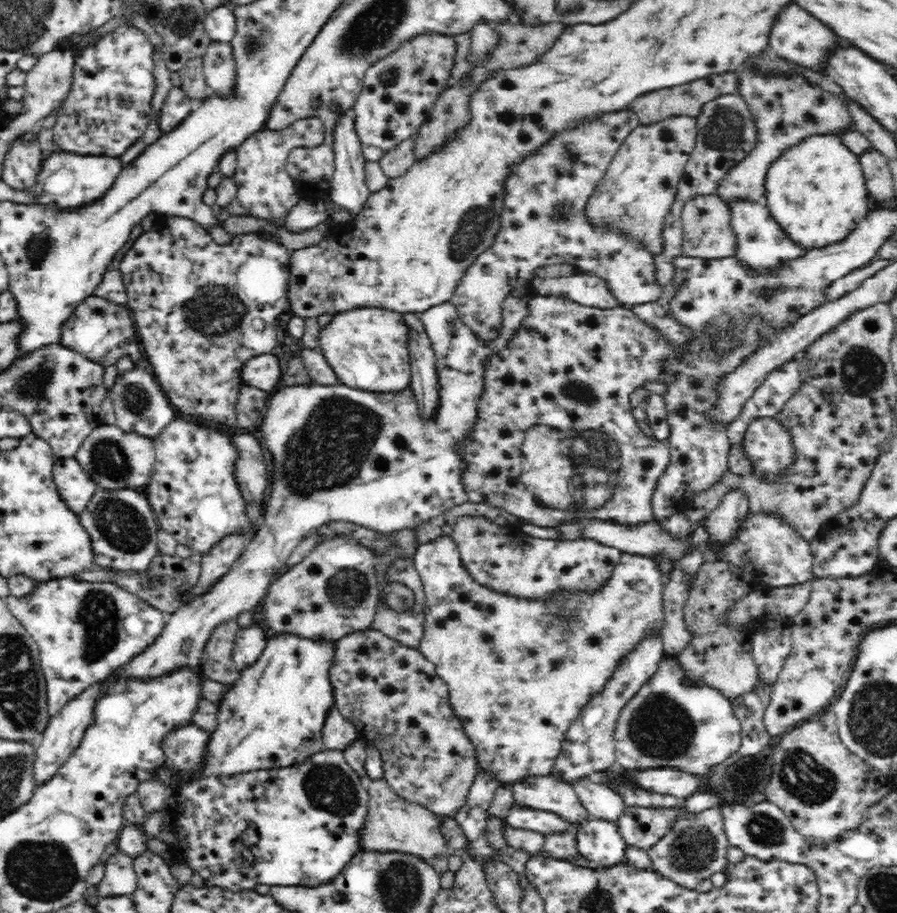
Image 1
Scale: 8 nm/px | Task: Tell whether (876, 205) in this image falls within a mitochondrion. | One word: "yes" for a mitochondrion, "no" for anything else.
no

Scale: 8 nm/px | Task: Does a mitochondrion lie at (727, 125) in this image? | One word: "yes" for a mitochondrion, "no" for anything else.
yes

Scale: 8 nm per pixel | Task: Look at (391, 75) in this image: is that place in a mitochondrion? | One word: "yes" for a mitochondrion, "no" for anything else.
yes

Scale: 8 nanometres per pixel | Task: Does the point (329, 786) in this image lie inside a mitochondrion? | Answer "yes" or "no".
yes

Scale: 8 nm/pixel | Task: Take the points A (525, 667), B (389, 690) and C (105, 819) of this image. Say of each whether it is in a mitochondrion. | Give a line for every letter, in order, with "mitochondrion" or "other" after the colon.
A: other
B: other
C: other

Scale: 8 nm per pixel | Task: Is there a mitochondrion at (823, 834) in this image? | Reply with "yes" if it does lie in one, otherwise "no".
no

